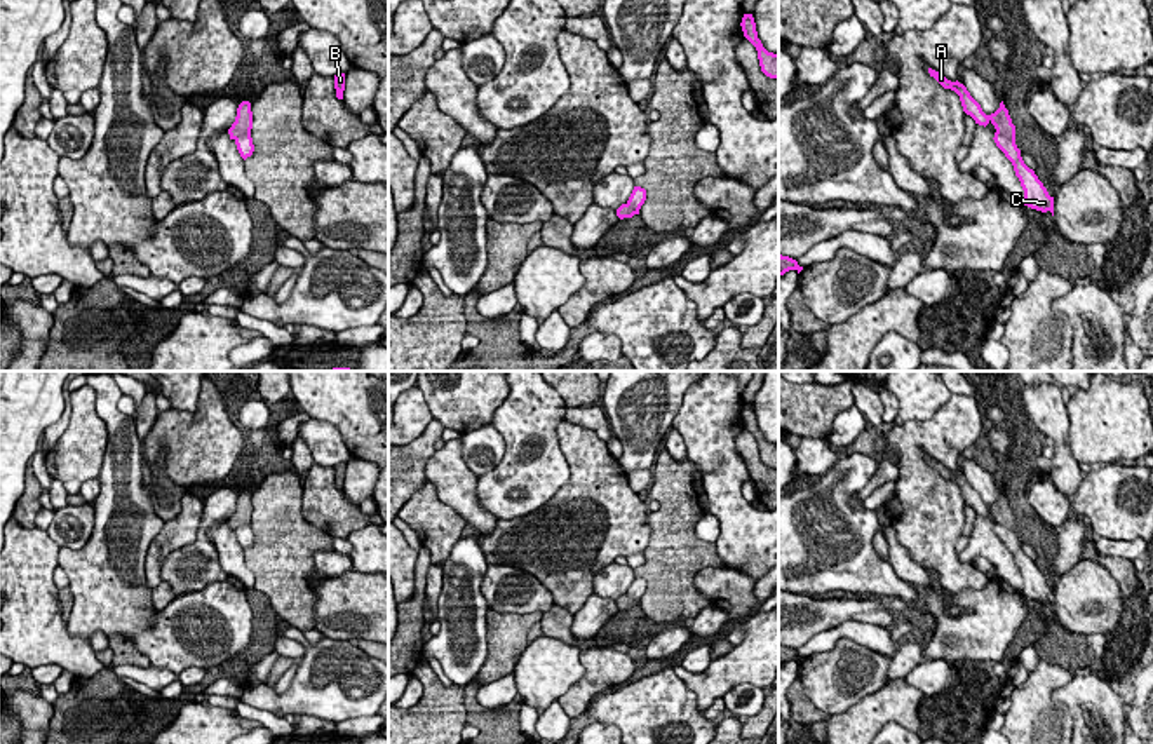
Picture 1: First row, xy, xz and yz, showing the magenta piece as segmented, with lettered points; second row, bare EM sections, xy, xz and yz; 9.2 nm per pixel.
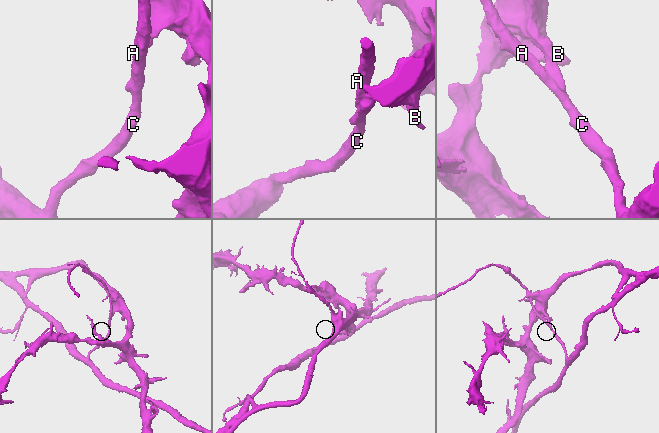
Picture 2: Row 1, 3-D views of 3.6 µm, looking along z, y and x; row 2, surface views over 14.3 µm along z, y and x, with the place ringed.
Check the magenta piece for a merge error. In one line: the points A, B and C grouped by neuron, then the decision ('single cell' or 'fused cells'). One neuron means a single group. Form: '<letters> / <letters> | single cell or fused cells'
A C / B | fused cells

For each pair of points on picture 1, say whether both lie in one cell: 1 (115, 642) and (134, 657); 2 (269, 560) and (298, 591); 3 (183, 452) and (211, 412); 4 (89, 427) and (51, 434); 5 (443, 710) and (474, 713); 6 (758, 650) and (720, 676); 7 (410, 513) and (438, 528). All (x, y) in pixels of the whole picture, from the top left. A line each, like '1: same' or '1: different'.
1: same
2: same
3: same
4: different
5: different
6: same
7: same

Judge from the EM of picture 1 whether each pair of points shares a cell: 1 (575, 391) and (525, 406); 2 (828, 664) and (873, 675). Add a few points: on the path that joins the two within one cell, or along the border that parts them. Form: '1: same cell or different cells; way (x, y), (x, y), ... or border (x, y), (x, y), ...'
1: different cells; border (554, 389), (566, 406)
2: same cell; way (838, 671), (863, 671)

